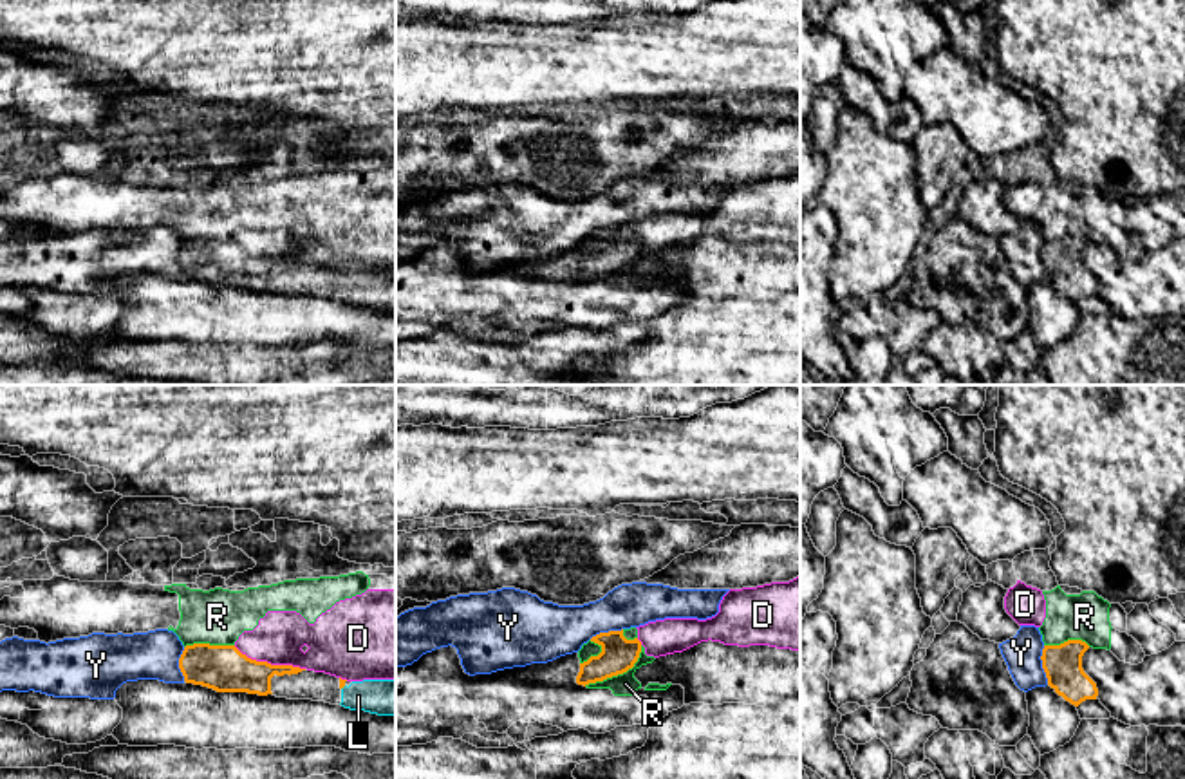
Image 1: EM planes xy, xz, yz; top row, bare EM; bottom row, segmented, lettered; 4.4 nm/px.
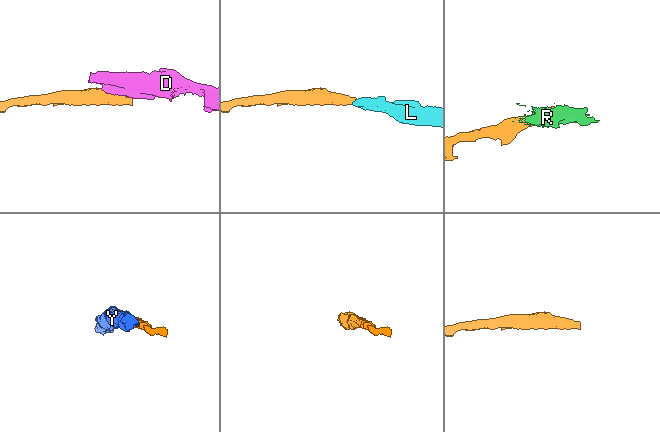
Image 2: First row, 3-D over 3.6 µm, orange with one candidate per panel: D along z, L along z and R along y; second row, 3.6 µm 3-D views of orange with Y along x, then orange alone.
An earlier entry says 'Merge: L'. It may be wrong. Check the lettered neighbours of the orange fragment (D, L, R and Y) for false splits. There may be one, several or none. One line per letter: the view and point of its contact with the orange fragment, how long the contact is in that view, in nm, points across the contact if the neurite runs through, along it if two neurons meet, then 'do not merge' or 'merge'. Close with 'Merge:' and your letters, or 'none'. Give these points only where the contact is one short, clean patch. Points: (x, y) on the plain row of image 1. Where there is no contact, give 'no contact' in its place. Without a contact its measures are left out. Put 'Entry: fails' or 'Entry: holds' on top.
Entry: holds
D: xy (270, 259) | 340 nm | do not merge
L: no contact | merge
R: xz (618, 268) | 320 nm | along xz (642, 241), (640, 252), (631, 262), (584, 281) | do not merge
Y: yz (1043, 261) | 180 nm | do not merge
Merge: L

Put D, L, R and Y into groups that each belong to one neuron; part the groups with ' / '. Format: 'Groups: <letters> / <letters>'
Groups: D R / L / Y

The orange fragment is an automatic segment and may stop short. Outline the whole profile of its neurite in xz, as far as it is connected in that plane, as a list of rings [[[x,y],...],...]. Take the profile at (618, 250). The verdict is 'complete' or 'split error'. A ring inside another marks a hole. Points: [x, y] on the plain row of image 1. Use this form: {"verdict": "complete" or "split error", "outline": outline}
{"verdict": "complete", "outline": [[[623,224],[600,228],[591,237],[598,239],[602,248],[580,258],[576,278],[583,282],[627,267],[641,248],[641,237],[638,233],[627,235]]]}

